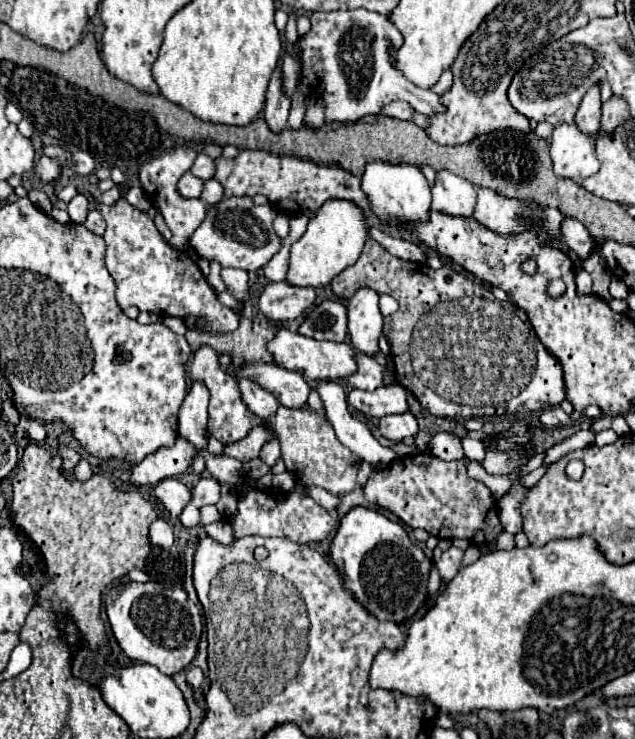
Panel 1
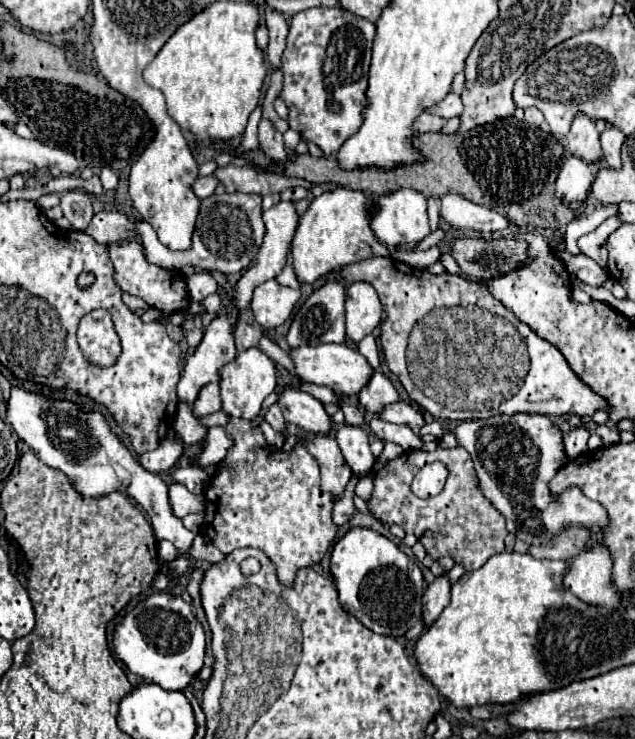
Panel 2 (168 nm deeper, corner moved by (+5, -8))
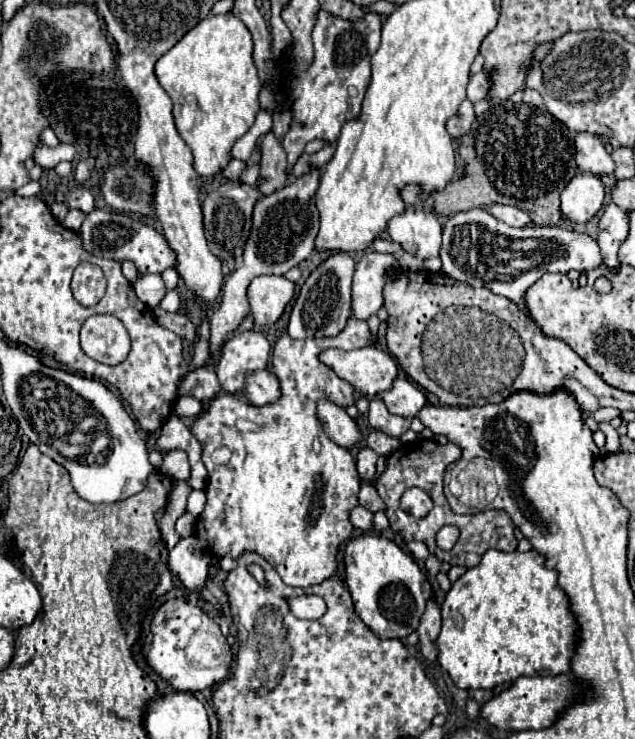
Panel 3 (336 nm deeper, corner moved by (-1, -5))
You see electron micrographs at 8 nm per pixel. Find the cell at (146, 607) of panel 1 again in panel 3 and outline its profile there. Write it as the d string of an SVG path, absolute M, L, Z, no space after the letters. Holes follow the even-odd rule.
M173 598L159 606L151 620L147 640L151 646L143 648L145 662L175 690L205 690L229 674L231 650L219 630L219 624L199 606L191 606L183 598Z

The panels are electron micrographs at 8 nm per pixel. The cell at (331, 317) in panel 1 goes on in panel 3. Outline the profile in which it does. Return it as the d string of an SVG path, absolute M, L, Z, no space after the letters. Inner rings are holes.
M339 252L335 256L329 256L303 284L297 302L293 306L291 318L289 318L289 336L295 340L305 338L327 338L337 336L349 316L351 316L351 278L355 272L355 262L349 254Z

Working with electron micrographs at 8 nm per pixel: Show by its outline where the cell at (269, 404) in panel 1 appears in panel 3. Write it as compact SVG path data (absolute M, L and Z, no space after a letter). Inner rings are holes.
M259 332L235 334L227 340L217 362L221 388L229 394L243 394L247 376L255 370L265 370L269 364L271 346Z

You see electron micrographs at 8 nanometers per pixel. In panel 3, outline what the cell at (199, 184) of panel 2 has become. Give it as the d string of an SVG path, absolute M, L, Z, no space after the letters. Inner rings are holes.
M231 160L231 162L223 168L221 176L223 176L225 180L237 182L237 178L239 178L239 174L241 174L241 170L243 170L243 168L245 168L245 162L241 162L241 160Z

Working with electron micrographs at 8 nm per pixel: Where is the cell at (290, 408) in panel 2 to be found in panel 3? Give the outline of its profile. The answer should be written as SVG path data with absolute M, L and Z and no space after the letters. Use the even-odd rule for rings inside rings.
M323 398L317 402L317 418L323 424L327 436L335 444L339 444L343 448L351 448L359 442L359 438L361 438L359 428L353 422L353 418L347 416L347 412L341 406Z

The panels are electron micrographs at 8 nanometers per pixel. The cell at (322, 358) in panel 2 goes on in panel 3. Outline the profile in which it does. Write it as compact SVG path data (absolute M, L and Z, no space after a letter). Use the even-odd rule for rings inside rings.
M327 348L319 354L319 362L349 382L361 396L369 398L389 390L399 374L395 360L381 348L359 348L349 352Z

